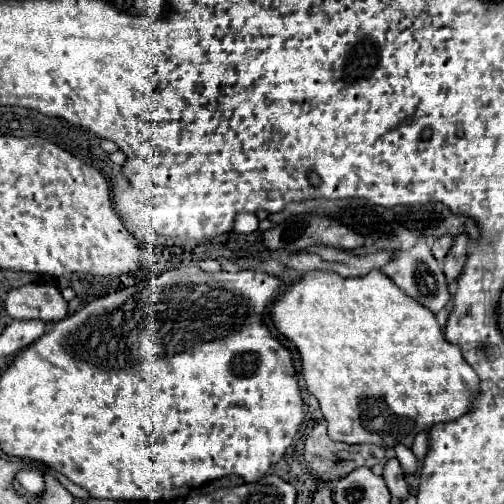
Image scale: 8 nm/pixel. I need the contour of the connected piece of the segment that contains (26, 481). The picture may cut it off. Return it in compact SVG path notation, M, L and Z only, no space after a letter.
M37 470L31 472L19 472L17 474L17 482L31 494L31 496L41 496L45 492L45 482L43 482L43 474Z

